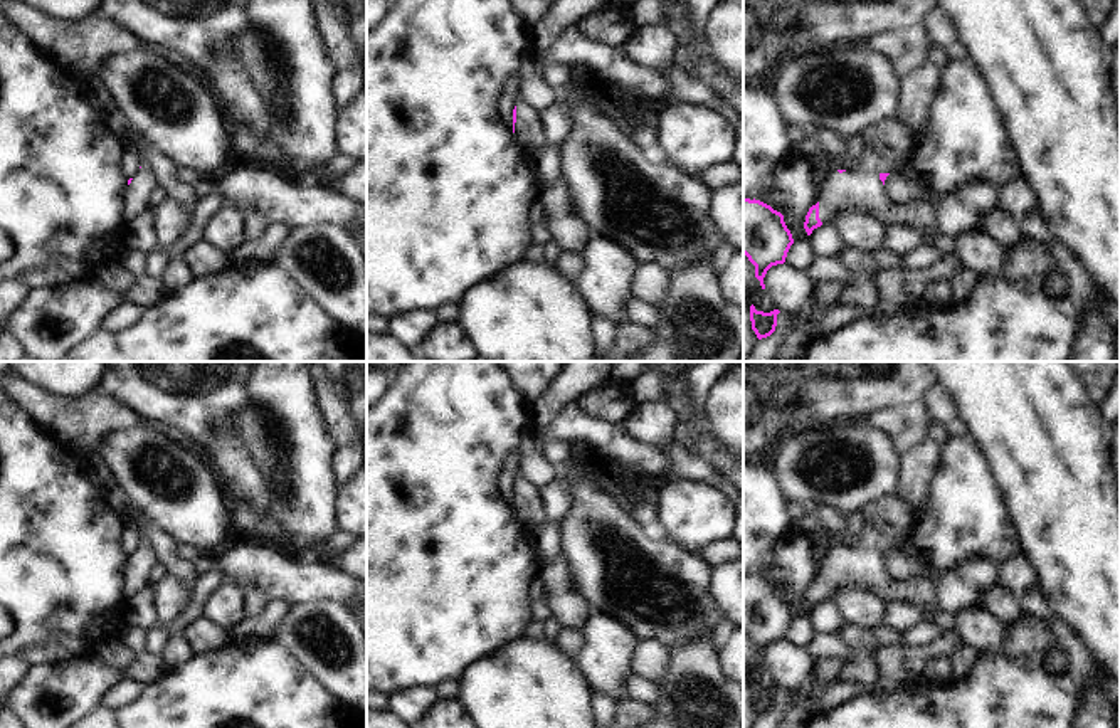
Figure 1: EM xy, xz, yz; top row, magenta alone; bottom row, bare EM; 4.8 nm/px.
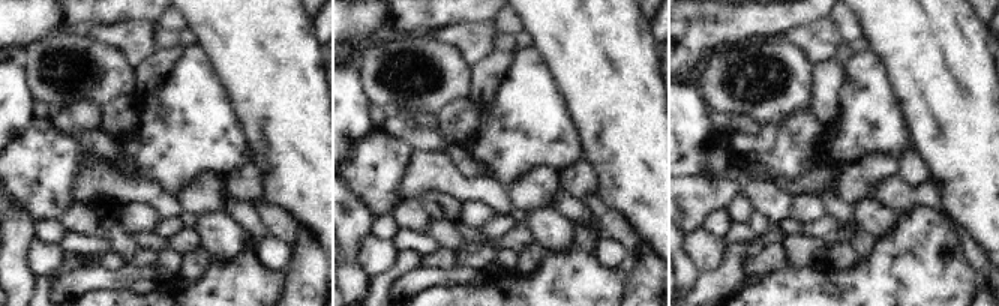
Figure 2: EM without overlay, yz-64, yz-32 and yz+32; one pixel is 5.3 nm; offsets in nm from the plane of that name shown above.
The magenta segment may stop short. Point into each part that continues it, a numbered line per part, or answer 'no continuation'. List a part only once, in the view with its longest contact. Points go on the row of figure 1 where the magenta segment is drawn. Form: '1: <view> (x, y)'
1: xz (528, 130)

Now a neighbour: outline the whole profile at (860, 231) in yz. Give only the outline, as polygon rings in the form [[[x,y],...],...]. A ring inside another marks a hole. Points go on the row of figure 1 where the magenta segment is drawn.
[[[841,212],[834,215],[834,225],[851,249],[873,254],[885,245],[886,227],[874,217],[858,212]]]

